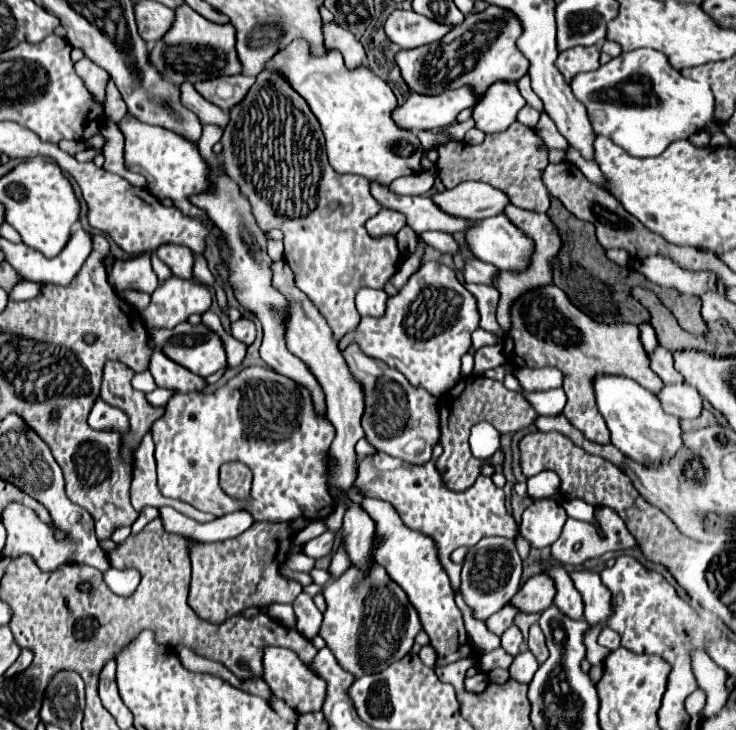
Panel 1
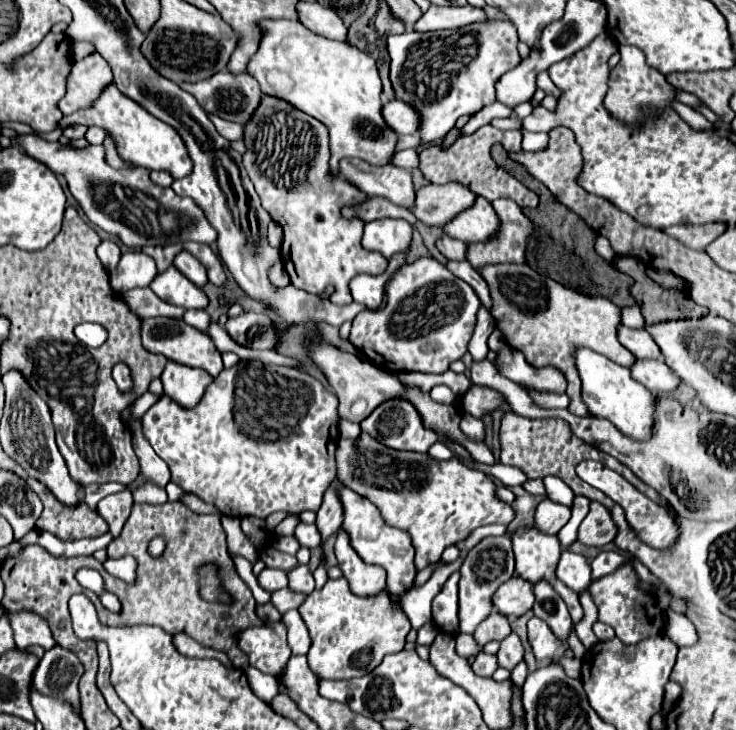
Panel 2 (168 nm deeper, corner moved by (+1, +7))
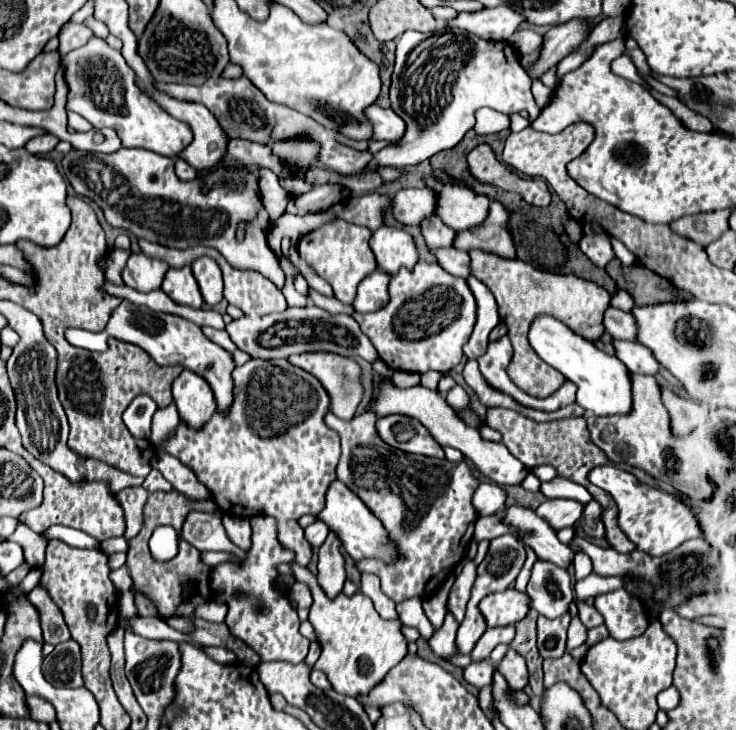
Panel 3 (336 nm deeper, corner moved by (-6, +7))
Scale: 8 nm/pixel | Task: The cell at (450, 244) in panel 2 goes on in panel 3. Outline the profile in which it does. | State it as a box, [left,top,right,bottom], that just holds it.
[420,215,454,249]

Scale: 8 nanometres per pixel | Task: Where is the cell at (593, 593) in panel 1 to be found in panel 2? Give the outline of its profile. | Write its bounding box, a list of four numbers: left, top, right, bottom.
[557,551,593,593]

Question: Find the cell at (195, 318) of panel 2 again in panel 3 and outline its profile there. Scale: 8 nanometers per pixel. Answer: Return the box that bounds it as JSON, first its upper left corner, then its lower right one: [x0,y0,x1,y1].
[202,327,237,354]

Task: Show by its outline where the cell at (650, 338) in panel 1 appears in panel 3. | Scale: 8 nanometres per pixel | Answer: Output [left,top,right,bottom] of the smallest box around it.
[610,291,634,311]

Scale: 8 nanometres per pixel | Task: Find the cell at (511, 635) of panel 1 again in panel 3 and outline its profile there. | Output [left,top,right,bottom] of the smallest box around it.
[498,649,528,689]

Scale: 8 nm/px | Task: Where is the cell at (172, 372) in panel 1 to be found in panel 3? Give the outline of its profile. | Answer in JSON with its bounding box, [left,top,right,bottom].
[172,371,216,429]

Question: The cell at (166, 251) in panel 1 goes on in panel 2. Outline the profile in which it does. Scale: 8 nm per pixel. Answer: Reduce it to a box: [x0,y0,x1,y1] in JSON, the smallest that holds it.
[173,251,207,287]

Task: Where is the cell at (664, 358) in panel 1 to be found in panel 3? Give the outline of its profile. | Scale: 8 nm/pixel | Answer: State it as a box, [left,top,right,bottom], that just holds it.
[604,307,636,341]

